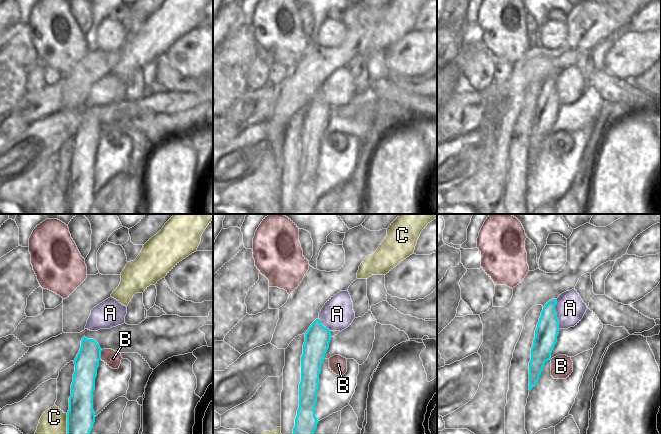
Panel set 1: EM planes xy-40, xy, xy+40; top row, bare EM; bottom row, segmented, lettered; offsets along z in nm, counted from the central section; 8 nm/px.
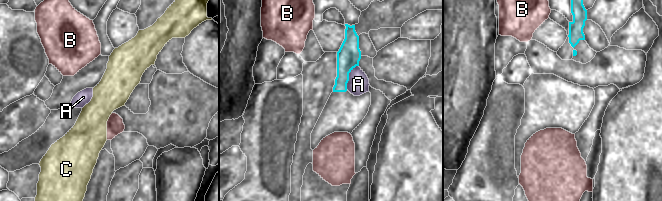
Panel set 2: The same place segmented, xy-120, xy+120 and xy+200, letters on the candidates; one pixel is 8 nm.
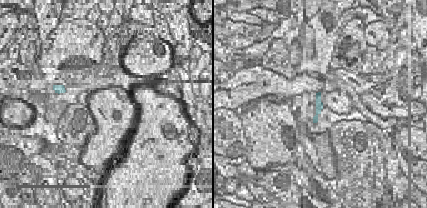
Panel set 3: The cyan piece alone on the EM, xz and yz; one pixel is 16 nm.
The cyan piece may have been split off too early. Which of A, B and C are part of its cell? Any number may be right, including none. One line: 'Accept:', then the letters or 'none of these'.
Accept: none of these

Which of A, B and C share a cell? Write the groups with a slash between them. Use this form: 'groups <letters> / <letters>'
groups A / B / C

